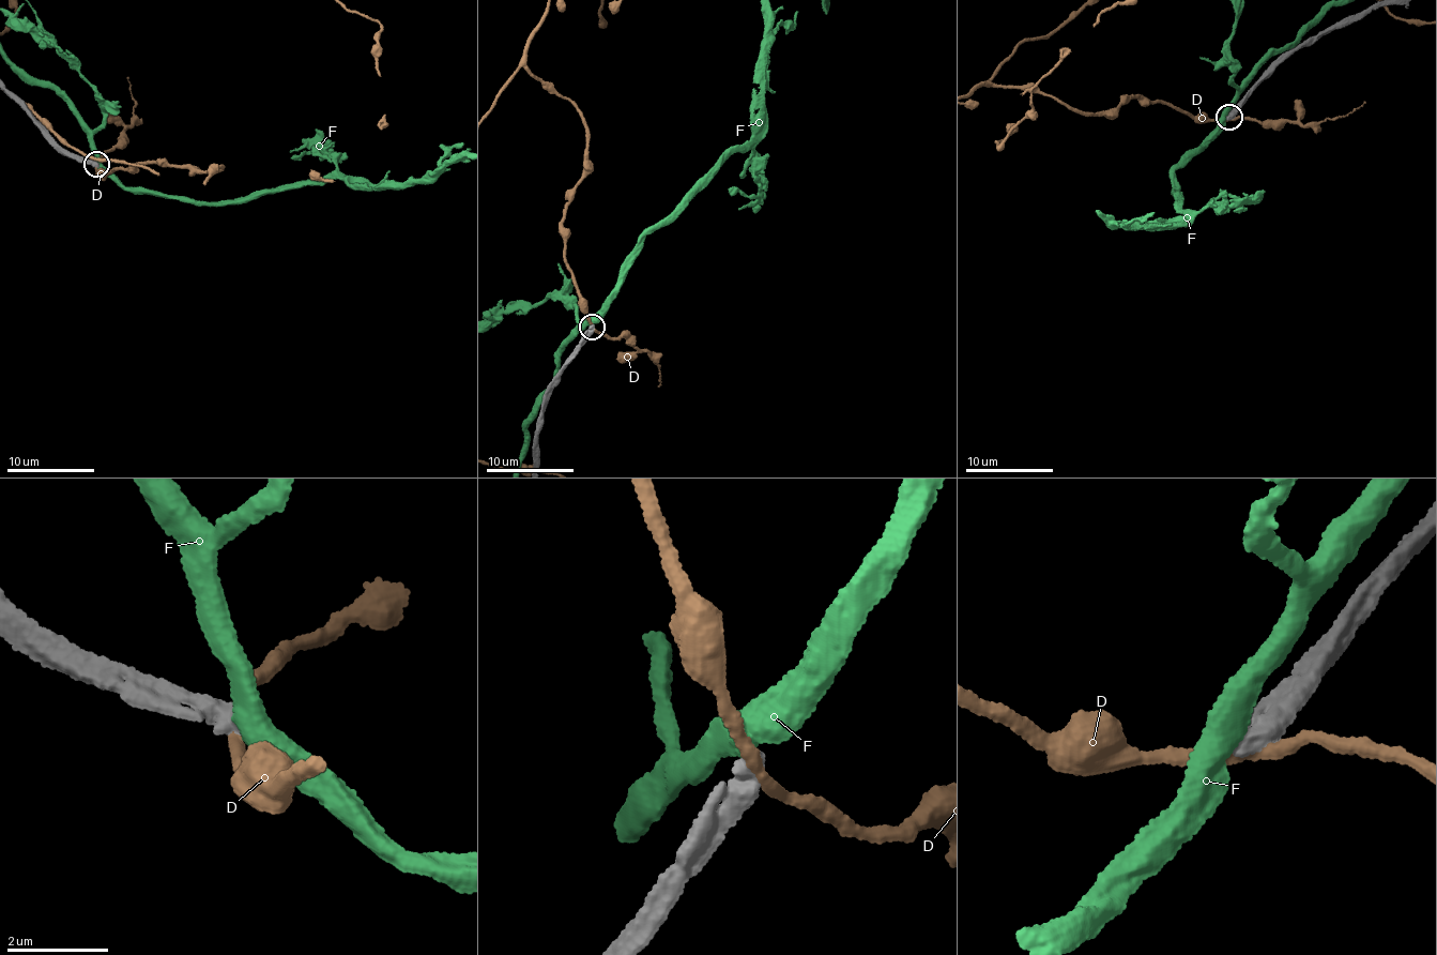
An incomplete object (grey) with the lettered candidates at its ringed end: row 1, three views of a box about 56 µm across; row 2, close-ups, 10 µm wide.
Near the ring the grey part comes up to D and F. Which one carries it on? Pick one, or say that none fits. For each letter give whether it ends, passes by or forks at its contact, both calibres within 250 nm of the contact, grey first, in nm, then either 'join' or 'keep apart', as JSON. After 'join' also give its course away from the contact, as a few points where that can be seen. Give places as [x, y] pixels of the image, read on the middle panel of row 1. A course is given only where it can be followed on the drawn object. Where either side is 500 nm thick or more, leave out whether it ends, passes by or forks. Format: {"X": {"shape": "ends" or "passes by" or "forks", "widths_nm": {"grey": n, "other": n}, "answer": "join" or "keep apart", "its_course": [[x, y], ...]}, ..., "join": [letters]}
{"D": {"shape": "passes by", "widths_nm": {"grey": 480, "other": 240}, "answer": "keep apart"}, "F": {"shape": "passes by", "widths_nm": {"grey": 440, "other": 480}, "answer": "keep apart"}, "join": []}

